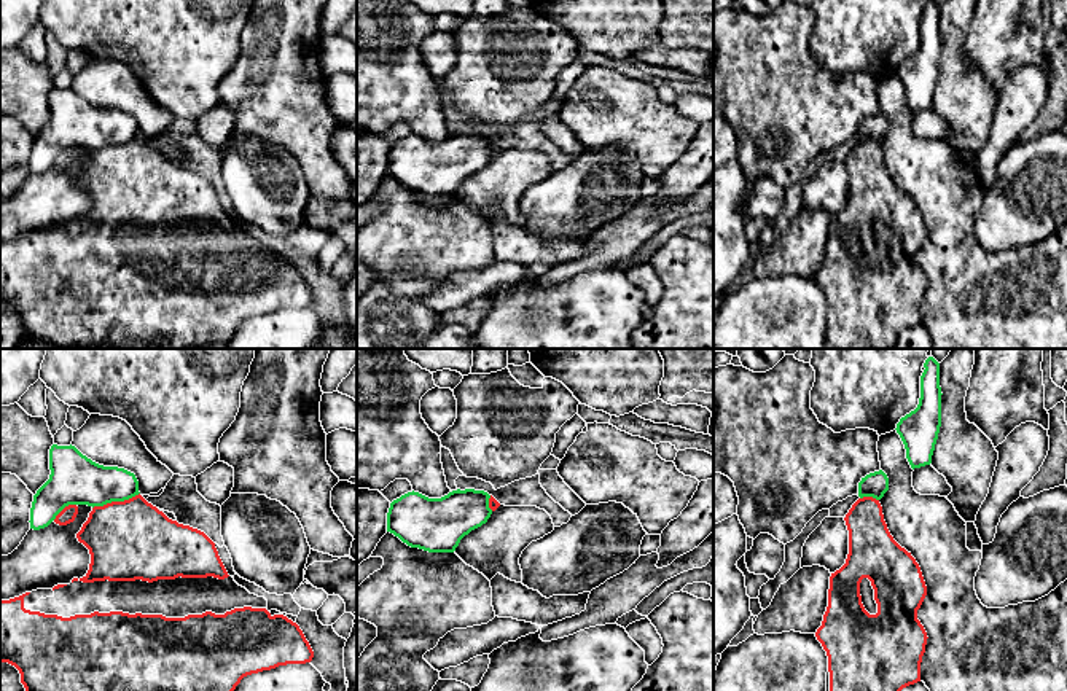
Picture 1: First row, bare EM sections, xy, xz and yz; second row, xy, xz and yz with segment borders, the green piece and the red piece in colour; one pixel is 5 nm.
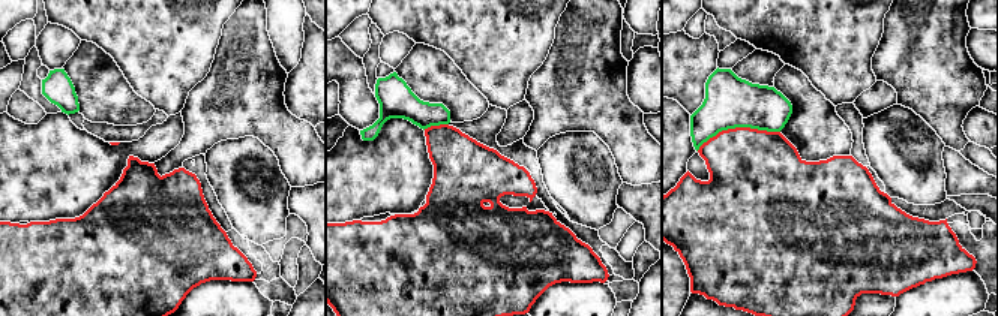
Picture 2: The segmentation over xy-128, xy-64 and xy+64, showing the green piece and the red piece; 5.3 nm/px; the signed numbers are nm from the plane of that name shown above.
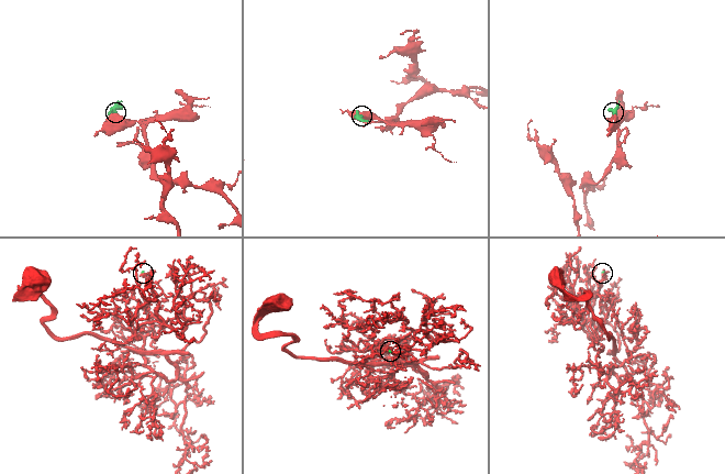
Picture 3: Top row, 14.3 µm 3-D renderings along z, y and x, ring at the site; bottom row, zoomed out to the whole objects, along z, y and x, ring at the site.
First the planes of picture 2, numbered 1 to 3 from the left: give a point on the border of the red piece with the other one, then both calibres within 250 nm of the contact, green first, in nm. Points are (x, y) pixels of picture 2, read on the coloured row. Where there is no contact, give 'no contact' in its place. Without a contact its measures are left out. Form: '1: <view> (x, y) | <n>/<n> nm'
1: no contact
2: xy-64 (435, 125) | 190/300 nm
3: xy+64 (737, 126) | 280/440 nm

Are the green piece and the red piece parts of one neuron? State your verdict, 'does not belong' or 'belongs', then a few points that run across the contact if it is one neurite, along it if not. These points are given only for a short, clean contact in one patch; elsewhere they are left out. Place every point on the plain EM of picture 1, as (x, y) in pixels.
belongs

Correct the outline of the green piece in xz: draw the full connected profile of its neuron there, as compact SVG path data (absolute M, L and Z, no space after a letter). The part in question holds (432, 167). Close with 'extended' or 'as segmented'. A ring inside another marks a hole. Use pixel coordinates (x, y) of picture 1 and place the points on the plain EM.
M452 134L441 142L408 135L390 146L387 175L411 191L454 196L460 183L487 166L500 146L484 134Z | extended

